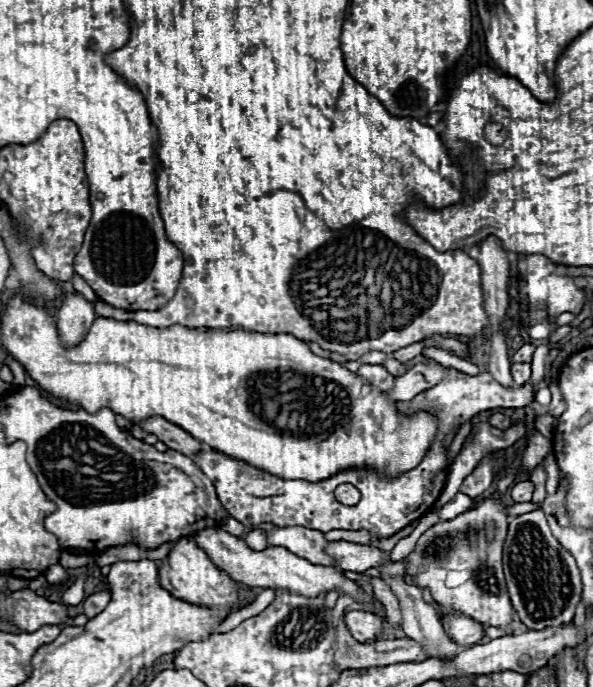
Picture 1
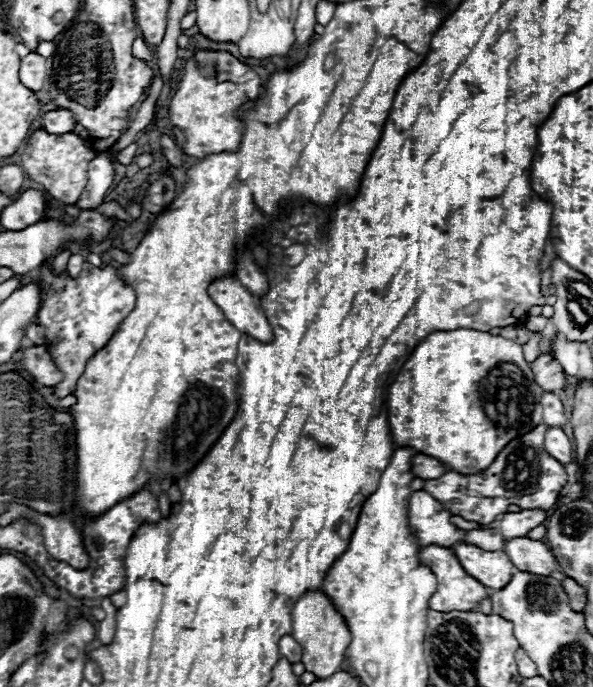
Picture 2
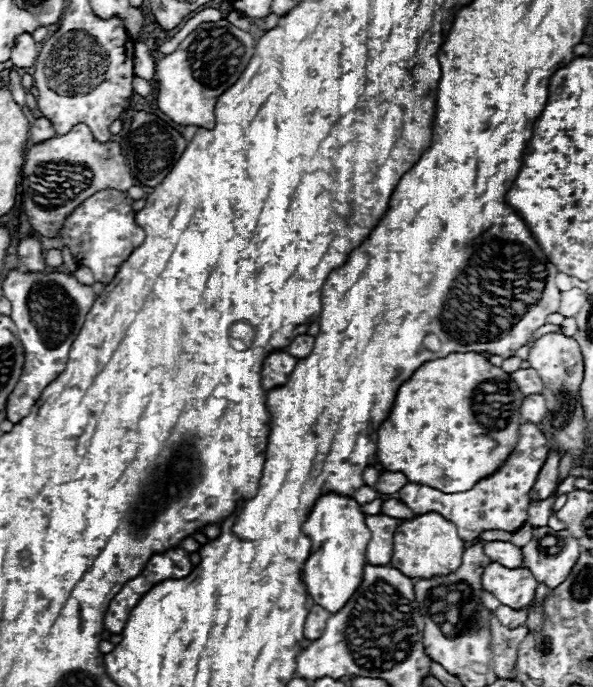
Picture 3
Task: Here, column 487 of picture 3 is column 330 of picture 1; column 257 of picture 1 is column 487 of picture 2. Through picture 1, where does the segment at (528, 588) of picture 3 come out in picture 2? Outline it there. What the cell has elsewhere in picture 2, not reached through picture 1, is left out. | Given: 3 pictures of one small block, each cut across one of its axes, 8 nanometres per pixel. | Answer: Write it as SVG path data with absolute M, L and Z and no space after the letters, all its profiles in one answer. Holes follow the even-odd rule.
M460 542L452 548L452 552L456 554L458 562L470 576L482 582L490 590L504 588L510 582L512 574L516 572L514 564L508 560L506 552L502 550L486 552L474 544Z

